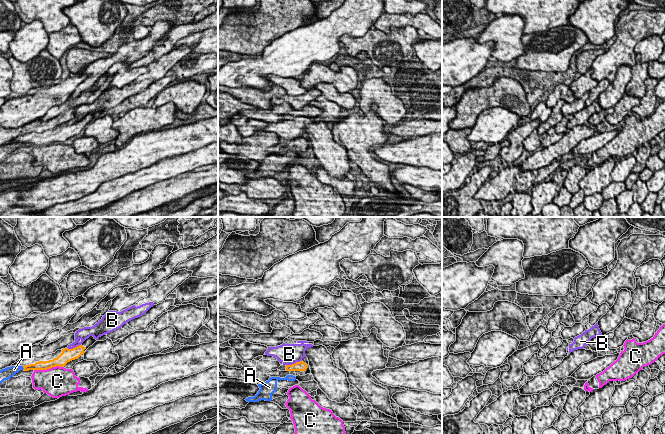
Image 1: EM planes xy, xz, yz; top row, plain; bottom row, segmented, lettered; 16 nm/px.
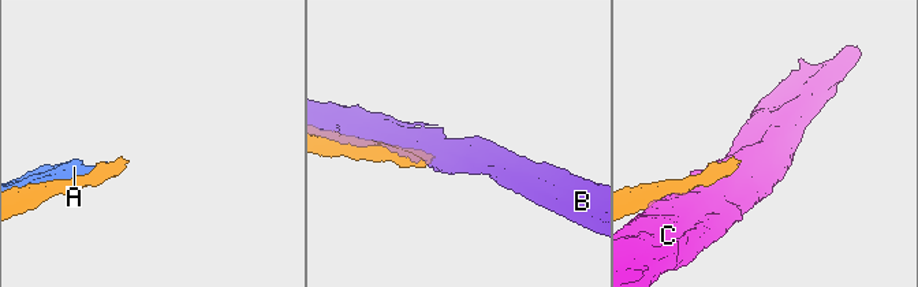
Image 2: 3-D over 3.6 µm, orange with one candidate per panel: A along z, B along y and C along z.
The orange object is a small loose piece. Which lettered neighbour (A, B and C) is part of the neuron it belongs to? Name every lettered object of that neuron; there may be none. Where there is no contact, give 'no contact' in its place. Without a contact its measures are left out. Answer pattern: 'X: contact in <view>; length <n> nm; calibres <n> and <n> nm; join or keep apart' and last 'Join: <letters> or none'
A: contact in xy; length 70 nm; calibres 130 and 170 nm; keep apart
B: contact in xz; length 260 nm; calibres 160 and 340 nm; keep apart
C: contact in xy; length 460 nm; calibres 180 and 480 nm; keep apart
Join: none

